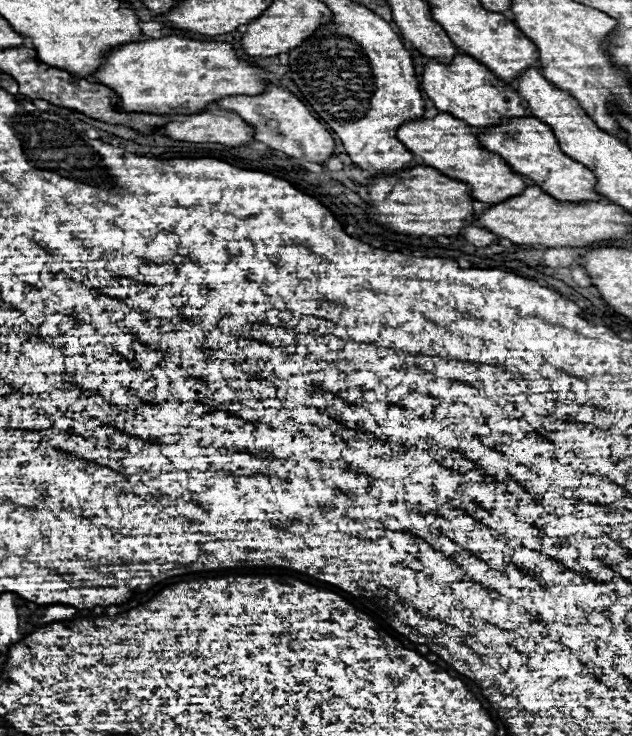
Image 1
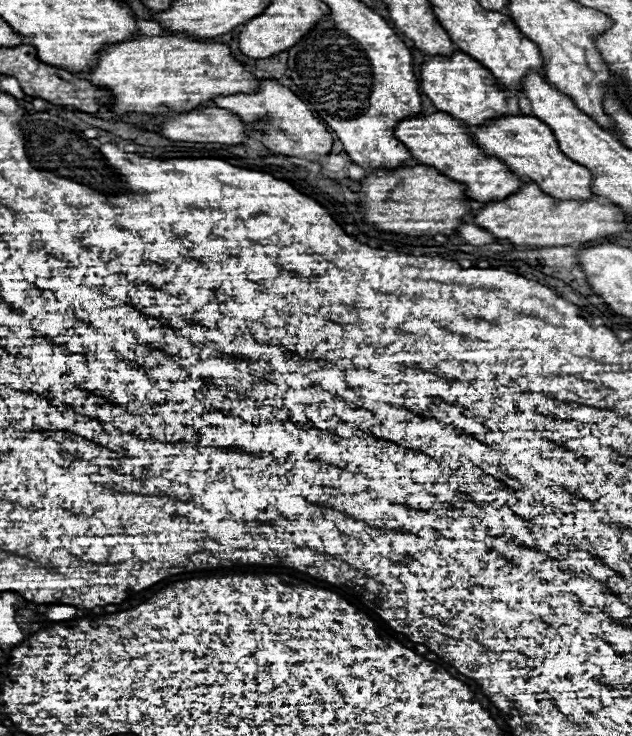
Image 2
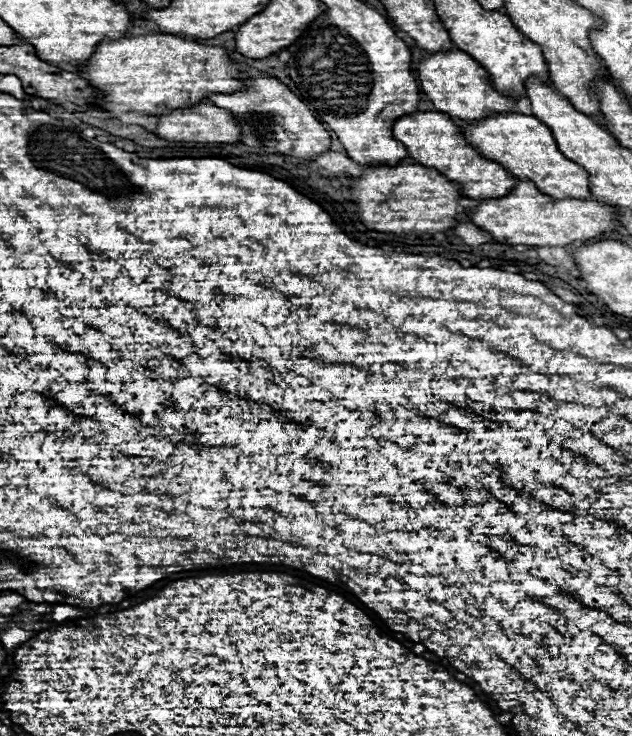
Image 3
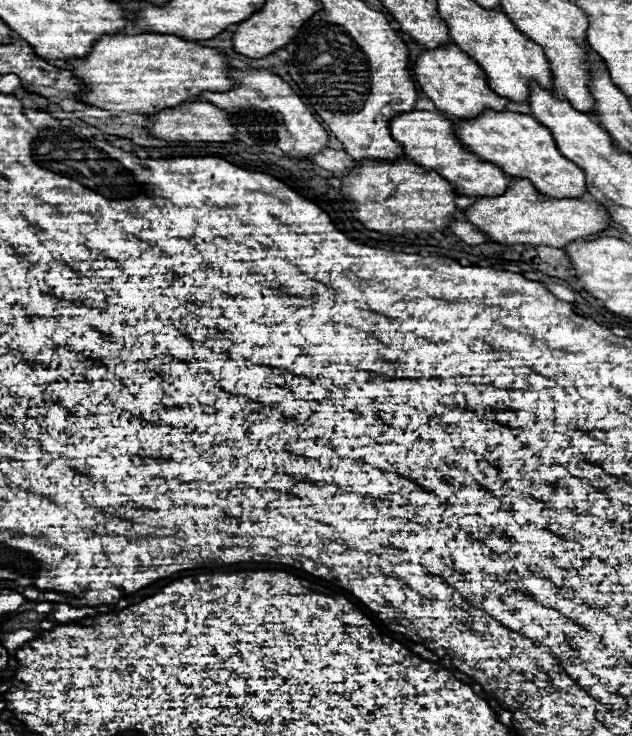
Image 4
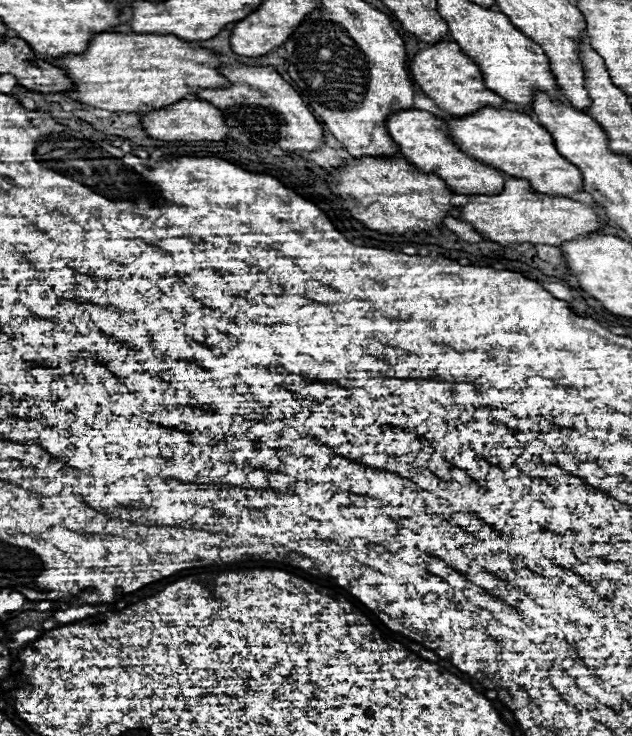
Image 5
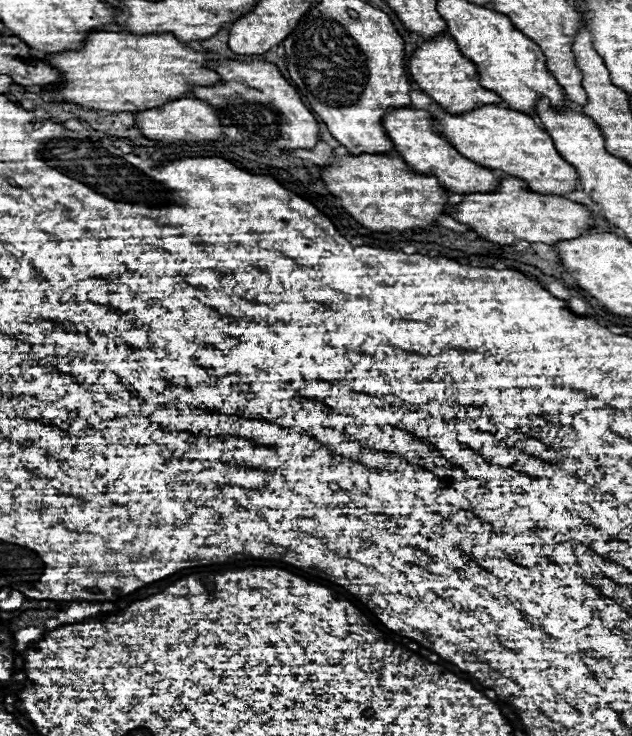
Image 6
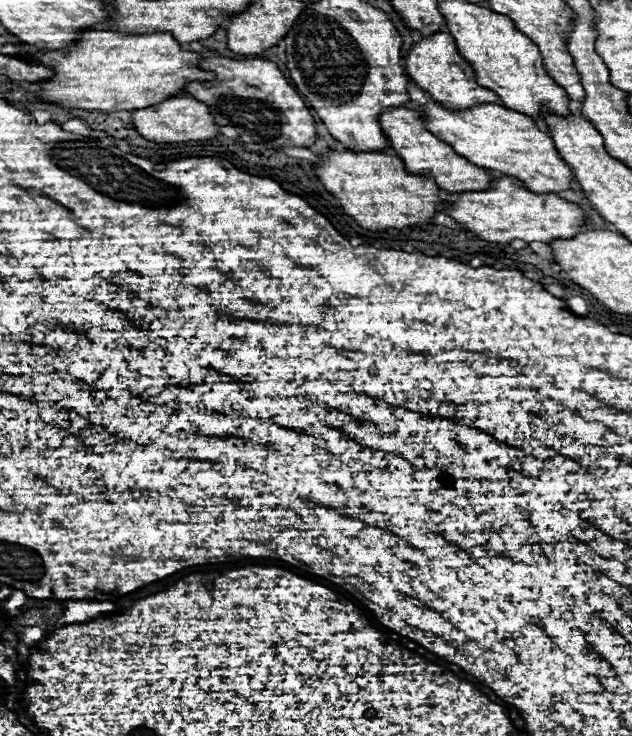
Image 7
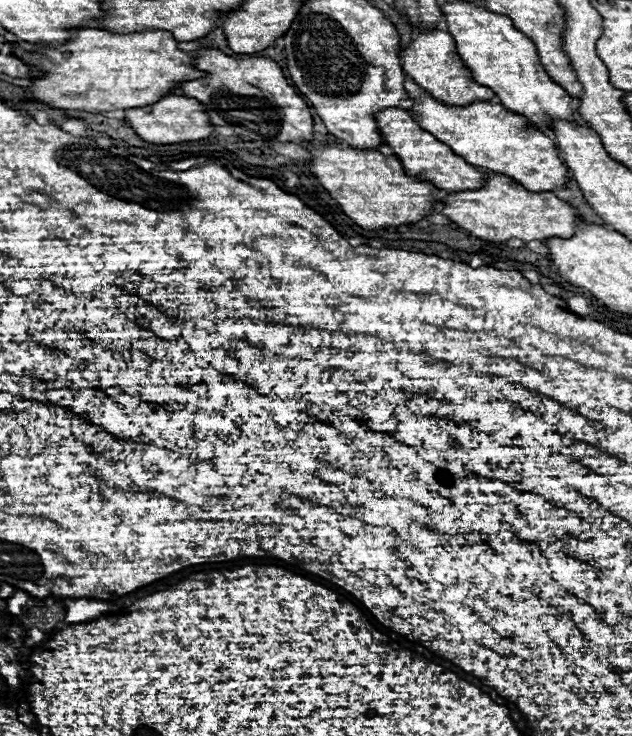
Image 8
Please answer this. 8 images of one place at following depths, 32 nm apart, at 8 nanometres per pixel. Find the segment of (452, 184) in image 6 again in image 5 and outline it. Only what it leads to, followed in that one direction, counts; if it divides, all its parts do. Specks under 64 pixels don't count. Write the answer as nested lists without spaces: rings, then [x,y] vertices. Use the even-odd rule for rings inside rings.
[[[406,110],[406,112],[392,112],[388,116],[386,124],[390,136],[396,140],[400,154],[418,170],[426,174],[438,174],[440,180],[446,182],[446,186],[454,194],[498,194],[502,192],[502,186],[506,182],[504,174],[500,174],[492,166],[484,166],[464,152],[458,150],[456,144],[452,144],[448,132],[444,130],[444,122],[426,112],[426,110]]]

